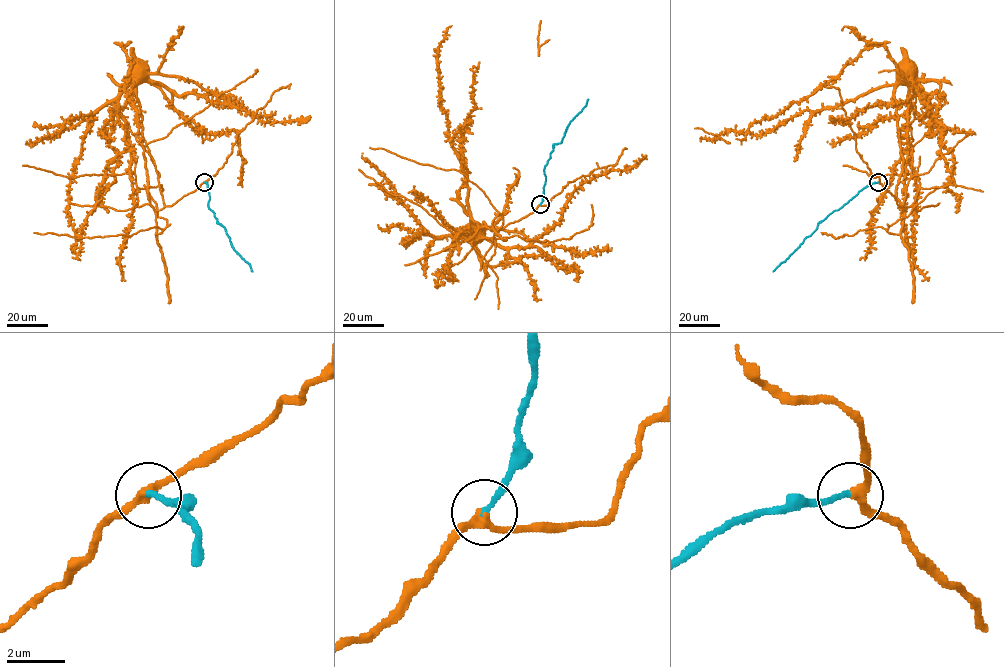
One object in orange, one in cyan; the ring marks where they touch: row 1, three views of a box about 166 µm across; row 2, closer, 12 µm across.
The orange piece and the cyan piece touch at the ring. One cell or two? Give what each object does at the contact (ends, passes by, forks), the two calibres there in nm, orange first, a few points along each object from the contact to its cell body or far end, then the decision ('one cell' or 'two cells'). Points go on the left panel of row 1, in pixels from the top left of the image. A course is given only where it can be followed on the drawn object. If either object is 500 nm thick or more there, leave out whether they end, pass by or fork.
orange passes by; cyan ends there; 280 nm thick on the orange side, 200 nm on the other; orange runs (204, 182), (171, 206), (155, 210), (150, 204), (141, 114), (132, 66), (134, 66); cyan runs (204, 182), (210, 196), (208, 206), (225, 229), (231, 246), (252, 271); one cell

